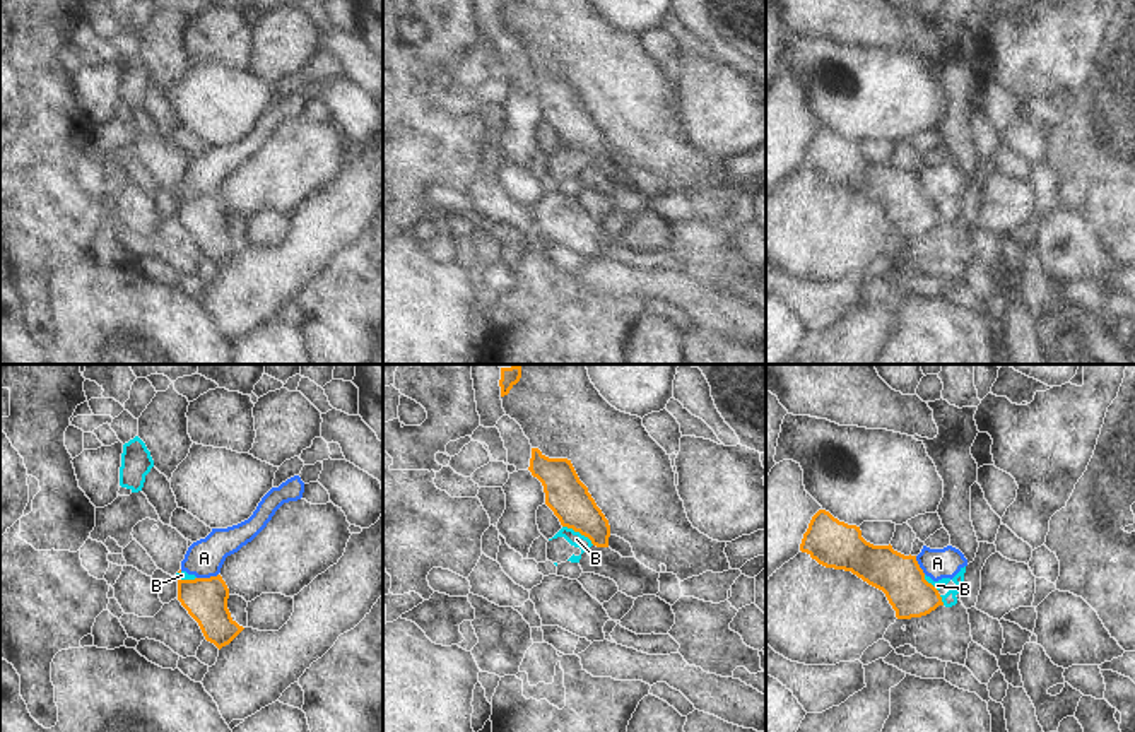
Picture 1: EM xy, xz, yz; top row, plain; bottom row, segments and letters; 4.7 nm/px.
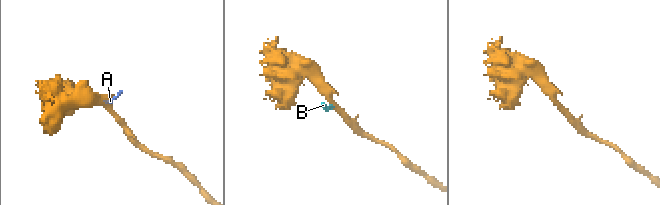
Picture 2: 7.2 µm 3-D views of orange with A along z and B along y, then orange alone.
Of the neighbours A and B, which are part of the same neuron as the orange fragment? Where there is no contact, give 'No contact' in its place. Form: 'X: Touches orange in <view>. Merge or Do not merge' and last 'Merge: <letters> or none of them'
A: Touches orange in xy. Do not merge
B: Touches orange in xz. Do not merge
Merge: none of them.

